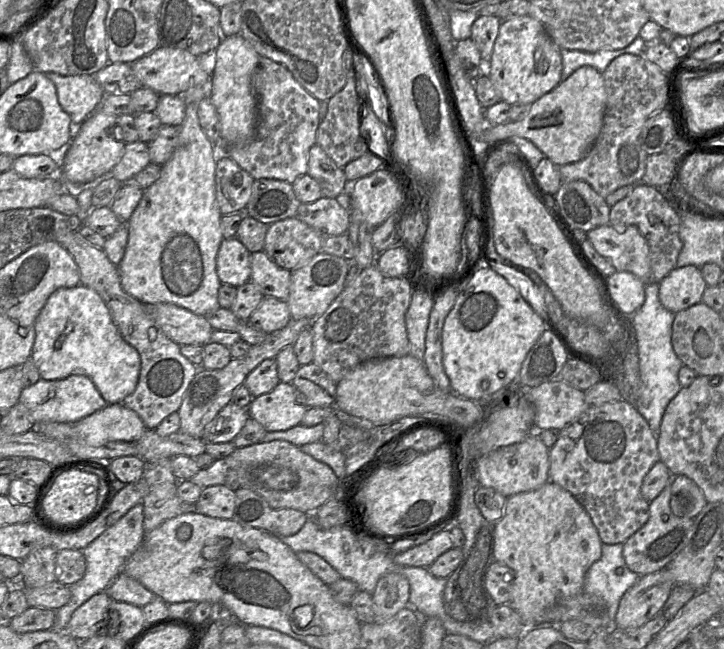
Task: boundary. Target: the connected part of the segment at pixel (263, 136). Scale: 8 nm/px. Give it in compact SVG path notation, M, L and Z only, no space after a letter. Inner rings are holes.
M260 56L252 75L252 87L258 99L258 120L254 138L245 145L229 146L226 154L254 179L269 178L292 184L299 176L307 174L310 148L316 144L320 124L320 101L306 91L282 64Z

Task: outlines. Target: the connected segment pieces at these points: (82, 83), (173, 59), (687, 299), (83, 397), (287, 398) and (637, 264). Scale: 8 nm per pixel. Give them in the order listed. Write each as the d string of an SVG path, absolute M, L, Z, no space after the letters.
M44 73L56 86L58 101L75 124L84 123L106 96L93 75Z
M157 47L150 54L133 62L131 66L143 87L150 88L159 95L182 96L192 87L209 87L211 75L215 67L215 56L214 53L210 55L193 55L183 49Z
M675 268L659 283L659 300L667 310L678 313L702 302L707 287L701 268Z
M72 374L60 380L40 378L35 384L22 389L19 402L28 409L33 425L40 422L75 423L108 404L92 380L83 374Z
M280 381L272 391L253 397L247 410L267 432L275 432L301 424L308 407L297 402L292 383Z
M611 224L599 226L587 232L587 239L600 255L611 261L616 271L630 272L644 283L654 283L651 282L649 245L635 225L627 226L624 233L618 233Z

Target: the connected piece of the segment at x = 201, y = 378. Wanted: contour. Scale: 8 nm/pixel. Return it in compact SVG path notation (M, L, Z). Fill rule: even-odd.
M311 319L291 320L281 330L268 334L262 343L251 346L244 356L236 359L232 358L224 368L214 370L199 368L188 385L178 409L179 431L193 437L200 437L205 427L231 401L234 390L243 384L248 374L262 361L275 358L283 348L293 345L298 335L304 329L310 327L312 321Z

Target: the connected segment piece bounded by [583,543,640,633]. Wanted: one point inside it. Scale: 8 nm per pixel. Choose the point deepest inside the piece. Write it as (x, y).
(601, 579)

